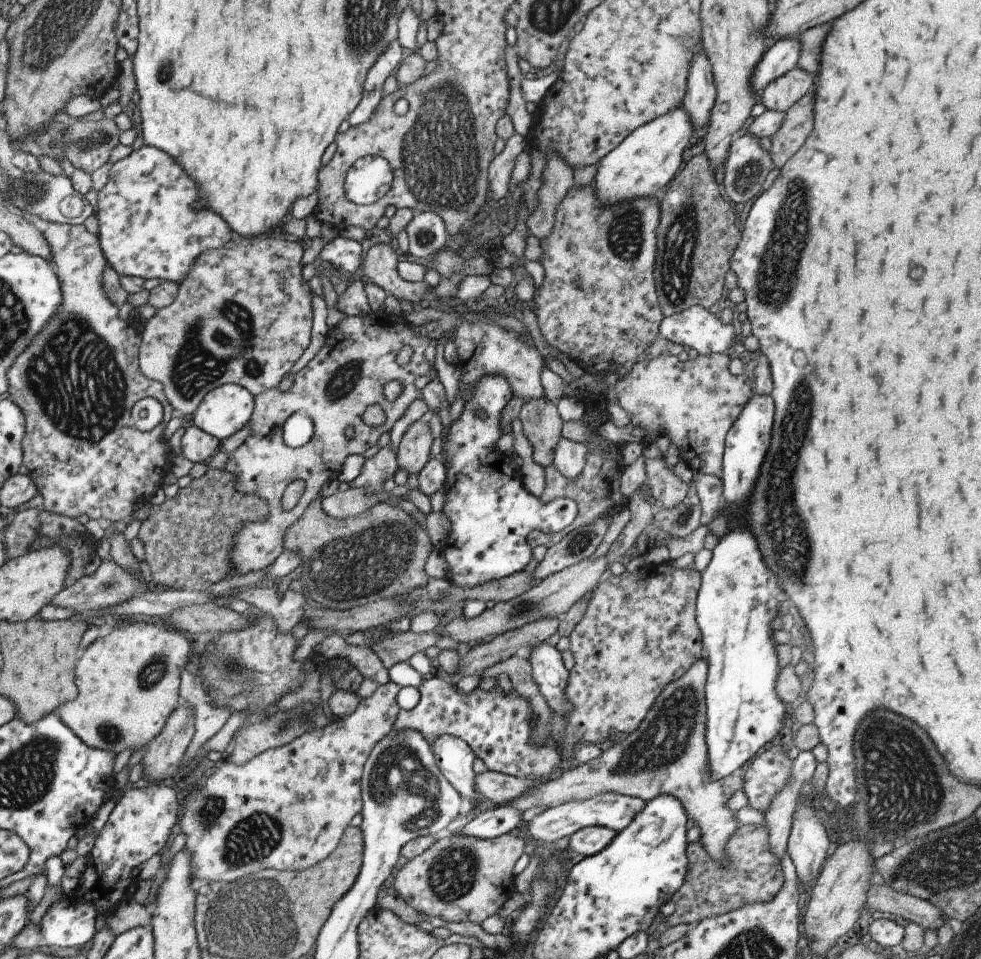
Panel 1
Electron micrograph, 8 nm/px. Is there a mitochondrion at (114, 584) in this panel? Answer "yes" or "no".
yes

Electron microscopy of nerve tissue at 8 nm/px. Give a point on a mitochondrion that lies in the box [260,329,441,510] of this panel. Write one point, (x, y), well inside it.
(341, 383)

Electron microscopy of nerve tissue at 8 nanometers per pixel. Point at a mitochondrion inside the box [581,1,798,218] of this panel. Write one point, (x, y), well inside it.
(681, 36)

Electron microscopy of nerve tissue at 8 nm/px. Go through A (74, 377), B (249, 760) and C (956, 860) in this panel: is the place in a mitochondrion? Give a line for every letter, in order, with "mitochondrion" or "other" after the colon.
A: mitochondrion
B: other
C: mitochondrion

